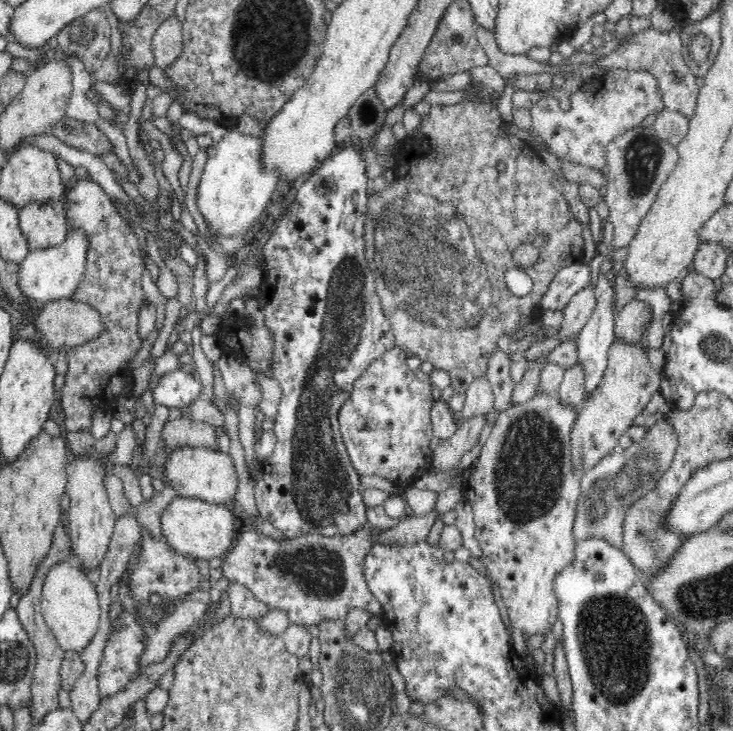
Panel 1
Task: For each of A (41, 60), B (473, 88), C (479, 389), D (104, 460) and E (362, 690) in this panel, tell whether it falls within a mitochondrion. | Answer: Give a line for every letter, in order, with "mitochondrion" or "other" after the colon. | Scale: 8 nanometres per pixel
A: other
B: other
C: other
D: other
E: mitochondrion

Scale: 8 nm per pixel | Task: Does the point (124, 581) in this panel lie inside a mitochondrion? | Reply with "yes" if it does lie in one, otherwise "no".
no

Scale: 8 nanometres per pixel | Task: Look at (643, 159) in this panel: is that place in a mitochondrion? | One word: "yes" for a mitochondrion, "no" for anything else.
yes

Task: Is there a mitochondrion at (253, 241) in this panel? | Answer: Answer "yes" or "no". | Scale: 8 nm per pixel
no

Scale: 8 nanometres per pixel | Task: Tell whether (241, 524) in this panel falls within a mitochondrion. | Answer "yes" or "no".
no

